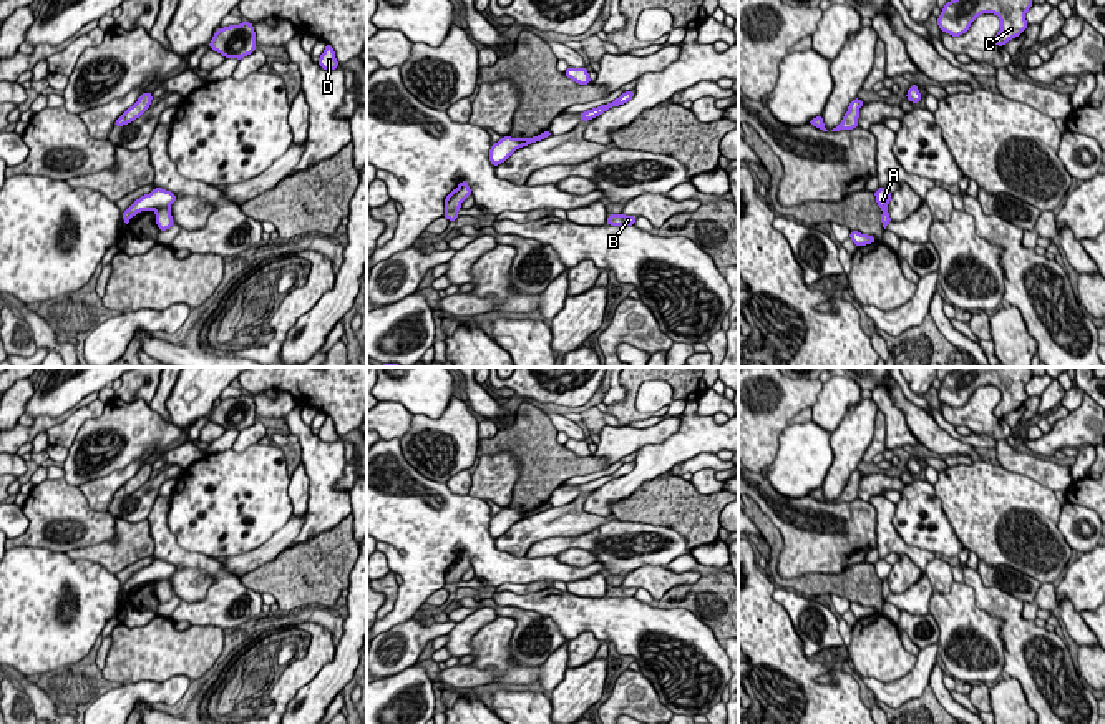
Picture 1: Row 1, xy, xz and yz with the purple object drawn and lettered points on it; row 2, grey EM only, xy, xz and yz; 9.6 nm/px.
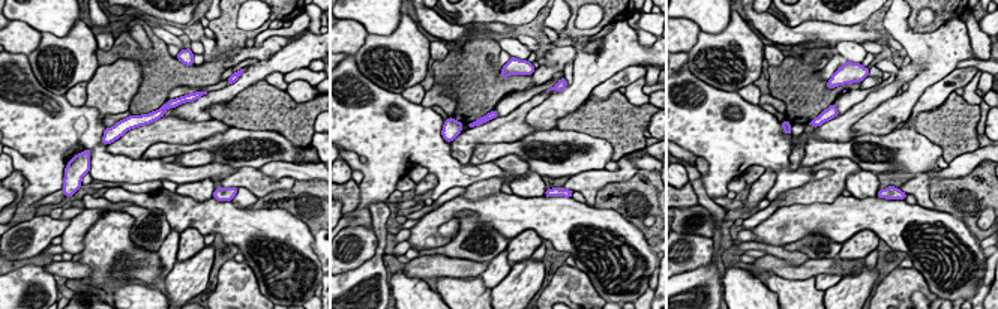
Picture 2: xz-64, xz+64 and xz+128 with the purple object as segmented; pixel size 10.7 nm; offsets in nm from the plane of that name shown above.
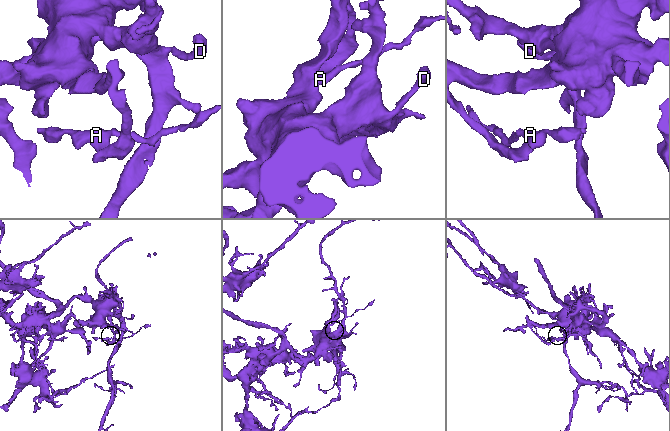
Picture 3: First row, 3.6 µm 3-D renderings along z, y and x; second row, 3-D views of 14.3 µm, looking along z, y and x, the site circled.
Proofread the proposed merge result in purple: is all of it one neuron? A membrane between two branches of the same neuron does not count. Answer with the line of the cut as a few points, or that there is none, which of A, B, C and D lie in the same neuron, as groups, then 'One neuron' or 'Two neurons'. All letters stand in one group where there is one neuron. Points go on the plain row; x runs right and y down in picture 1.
Split along xy (168, 580), (155, 582). Groups: A / B C D. Two neurons

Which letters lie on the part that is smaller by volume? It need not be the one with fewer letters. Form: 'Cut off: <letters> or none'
Cut off: A

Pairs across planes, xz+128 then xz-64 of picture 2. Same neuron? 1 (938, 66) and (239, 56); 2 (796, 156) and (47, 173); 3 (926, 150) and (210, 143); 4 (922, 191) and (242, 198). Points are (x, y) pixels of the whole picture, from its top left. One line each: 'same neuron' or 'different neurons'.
1: different neurons
2: different neurons
3: same neuron
4: different neurons

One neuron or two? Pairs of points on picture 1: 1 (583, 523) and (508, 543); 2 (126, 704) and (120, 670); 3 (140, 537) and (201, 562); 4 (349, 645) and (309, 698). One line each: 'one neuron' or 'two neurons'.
1: one neuron
2: two neurons
3: two neurons
4: one neuron

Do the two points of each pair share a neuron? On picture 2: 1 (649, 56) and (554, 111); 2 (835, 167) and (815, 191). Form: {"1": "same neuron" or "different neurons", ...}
{"1": "same neuron", "2": "same neuron"}

